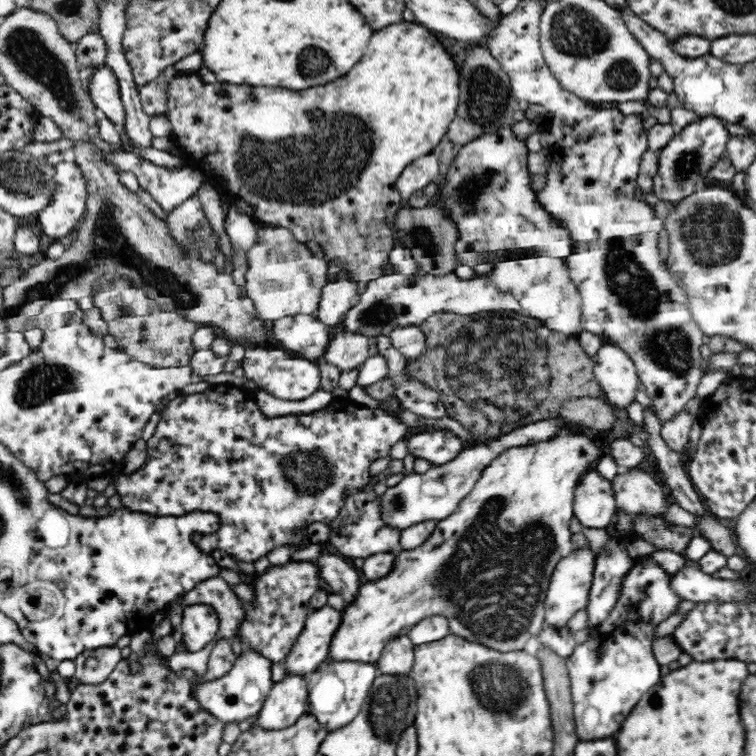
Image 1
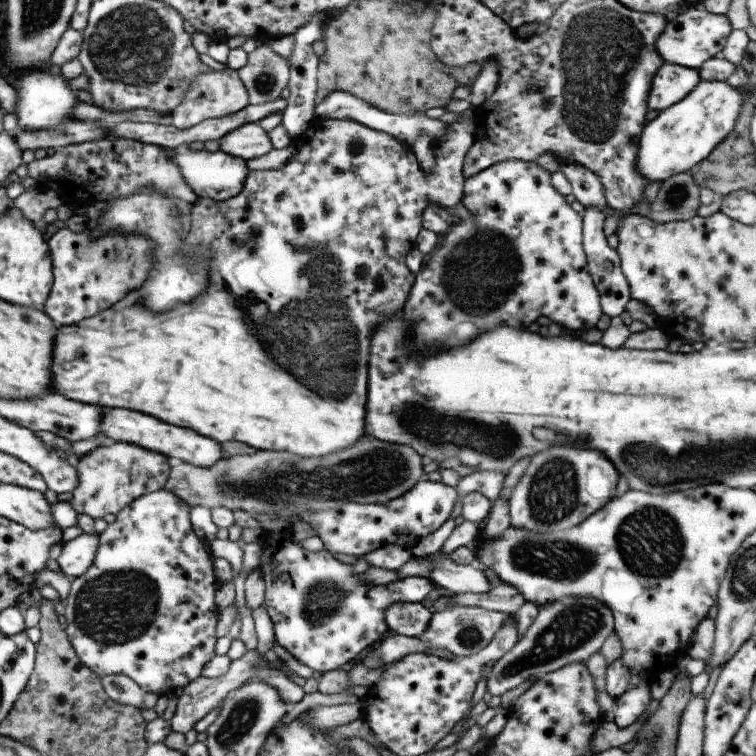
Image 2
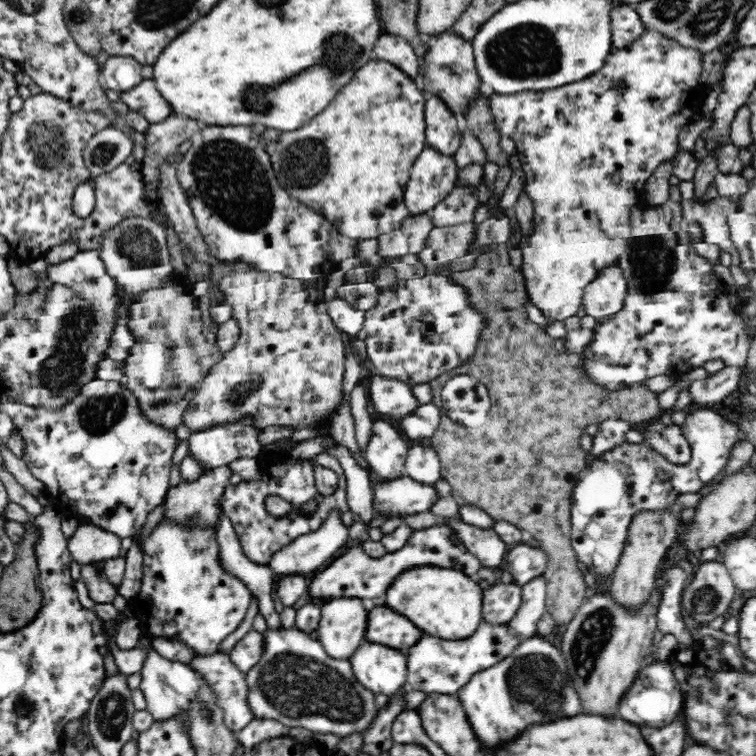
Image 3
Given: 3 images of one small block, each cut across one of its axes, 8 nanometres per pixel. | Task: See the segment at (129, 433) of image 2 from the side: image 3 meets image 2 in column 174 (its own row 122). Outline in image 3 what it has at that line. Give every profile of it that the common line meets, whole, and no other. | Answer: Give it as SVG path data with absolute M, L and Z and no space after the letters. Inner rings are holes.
M434 95L430 100L426 100L425 122L427 146L436 149L443 155L454 157L455 152L460 148L460 144L462 144L464 128L460 122L456 121L454 113L448 108L448 105L438 96Z

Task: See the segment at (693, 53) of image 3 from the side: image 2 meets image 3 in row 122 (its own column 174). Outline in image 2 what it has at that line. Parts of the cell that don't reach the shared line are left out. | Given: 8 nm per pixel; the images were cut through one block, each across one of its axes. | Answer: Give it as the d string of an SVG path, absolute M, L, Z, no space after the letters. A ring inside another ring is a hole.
M164 489L145 494L133 500L131 504L127 504L125 508L121 508L113 523L107 524L107 528L98 534L98 540L99 546L97 546L97 551L89 568L81 576L71 579L70 590L64 601L64 614L61 616L63 630L77 659L99 678L109 674L123 674L127 678L131 678L143 693L150 692L158 697L167 696L175 688L185 687L191 680L195 680L201 675L201 668L204 668L205 664L215 655L214 646L217 640L215 627L219 612L214 600L215 591L219 586L213 567L213 557L208 550L208 543L203 542L193 533L185 502Z

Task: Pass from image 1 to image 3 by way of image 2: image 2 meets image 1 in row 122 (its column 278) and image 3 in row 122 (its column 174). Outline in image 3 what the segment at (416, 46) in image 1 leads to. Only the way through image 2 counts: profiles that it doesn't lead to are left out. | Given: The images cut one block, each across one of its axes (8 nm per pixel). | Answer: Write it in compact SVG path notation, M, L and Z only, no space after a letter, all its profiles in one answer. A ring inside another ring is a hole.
M375 59L360 68L350 84L338 90L334 100L296 131L255 127L270 154L270 162L288 195L321 214L345 237L358 240L377 238L395 231L412 214L404 203L404 188L412 164L427 147L423 90L396 65Z

